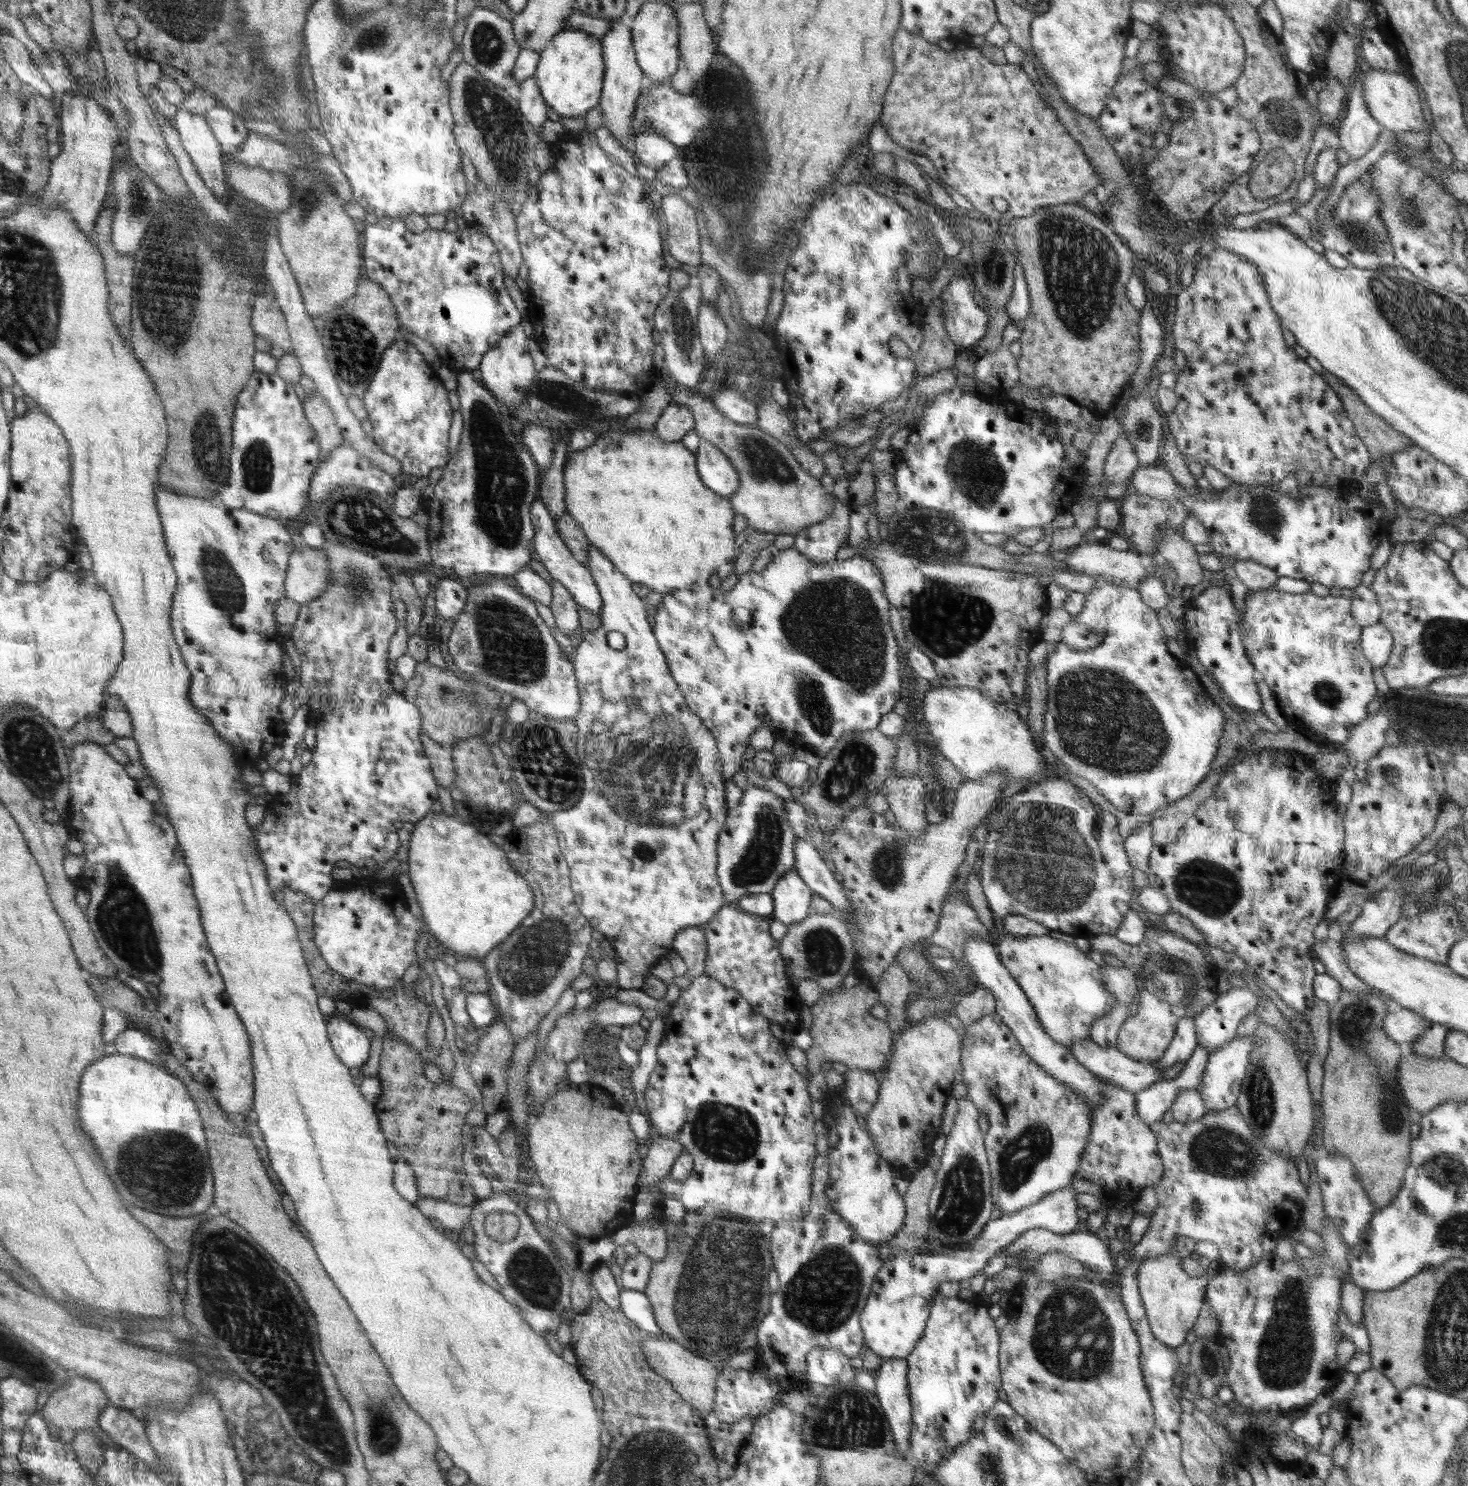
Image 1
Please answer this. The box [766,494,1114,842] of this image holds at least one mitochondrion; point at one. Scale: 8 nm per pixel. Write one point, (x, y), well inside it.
(835, 625)

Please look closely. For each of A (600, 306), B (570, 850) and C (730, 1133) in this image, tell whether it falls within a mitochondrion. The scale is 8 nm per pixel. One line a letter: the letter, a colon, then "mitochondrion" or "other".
A: other
B: other
C: mitochondrion

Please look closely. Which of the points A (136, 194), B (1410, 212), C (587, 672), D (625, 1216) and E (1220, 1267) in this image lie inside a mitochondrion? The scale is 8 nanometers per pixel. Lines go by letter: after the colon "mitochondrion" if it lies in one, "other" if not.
A: mitochondrion
B: mitochondrion
C: other
D: other
E: other

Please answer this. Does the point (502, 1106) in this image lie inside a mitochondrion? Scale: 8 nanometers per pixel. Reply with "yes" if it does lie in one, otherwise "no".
no

